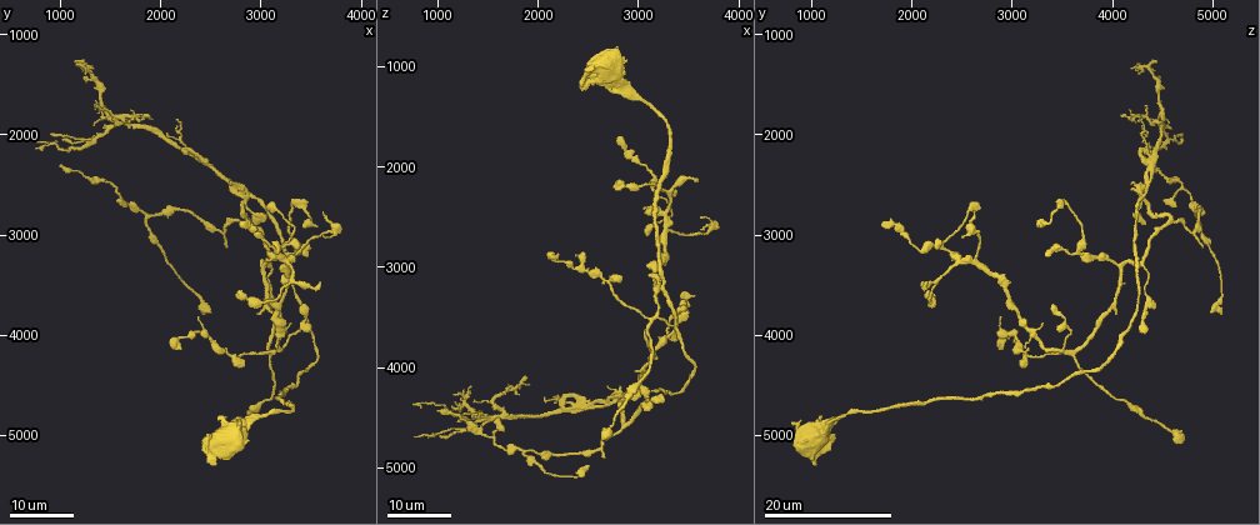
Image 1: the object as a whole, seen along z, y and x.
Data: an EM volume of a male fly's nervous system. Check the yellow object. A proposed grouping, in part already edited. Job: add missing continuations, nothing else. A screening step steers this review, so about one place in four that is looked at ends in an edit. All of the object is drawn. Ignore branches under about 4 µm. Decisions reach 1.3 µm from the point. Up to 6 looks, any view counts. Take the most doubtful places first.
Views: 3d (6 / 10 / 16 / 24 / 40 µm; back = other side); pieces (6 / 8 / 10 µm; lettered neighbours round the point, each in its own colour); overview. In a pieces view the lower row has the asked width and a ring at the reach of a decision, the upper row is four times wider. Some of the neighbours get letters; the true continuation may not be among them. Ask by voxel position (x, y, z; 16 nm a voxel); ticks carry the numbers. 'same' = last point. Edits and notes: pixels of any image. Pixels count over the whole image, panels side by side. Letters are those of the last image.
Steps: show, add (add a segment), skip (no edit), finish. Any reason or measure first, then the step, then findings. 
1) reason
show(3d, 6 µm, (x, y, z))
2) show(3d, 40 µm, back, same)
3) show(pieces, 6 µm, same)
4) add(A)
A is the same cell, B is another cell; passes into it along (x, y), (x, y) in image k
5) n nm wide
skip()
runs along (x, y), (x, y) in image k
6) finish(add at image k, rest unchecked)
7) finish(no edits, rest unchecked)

tapers out
show(3d, 24 µm, (2660, 3120, 4920))

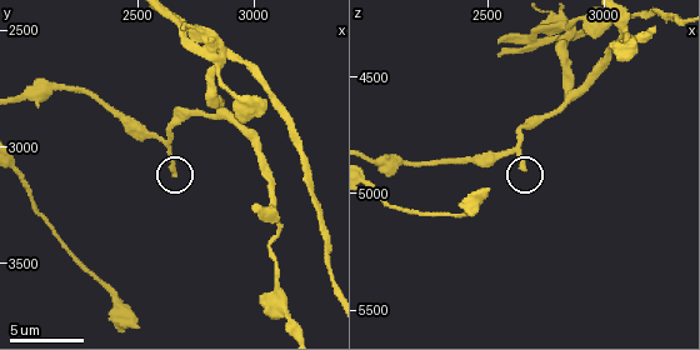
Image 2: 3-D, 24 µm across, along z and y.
show(pieces, 8 µm, (2650, 3130, 4910))

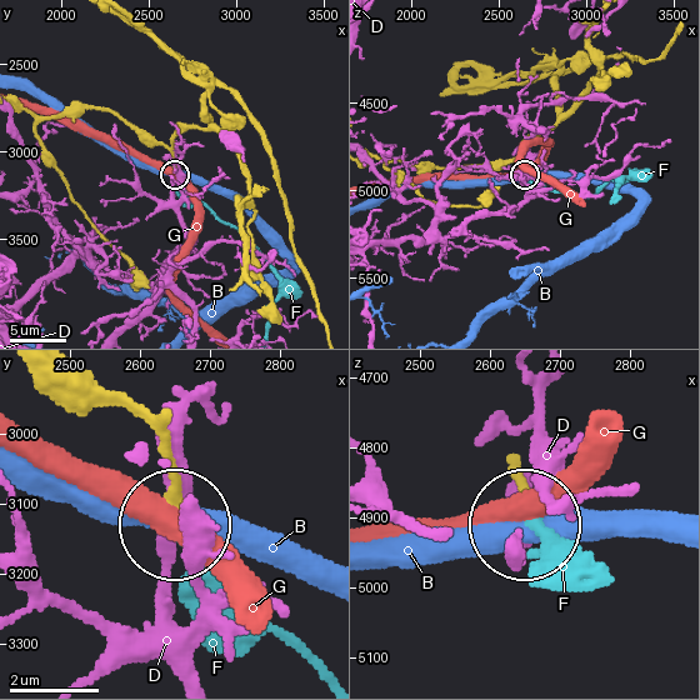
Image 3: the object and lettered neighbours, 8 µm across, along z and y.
add(F)
F is the same cell, B, D and G are other cells; passes into it along (516, 460), (528, 516), (605, 565) in image 3; the neuron continues

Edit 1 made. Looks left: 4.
show(overview)

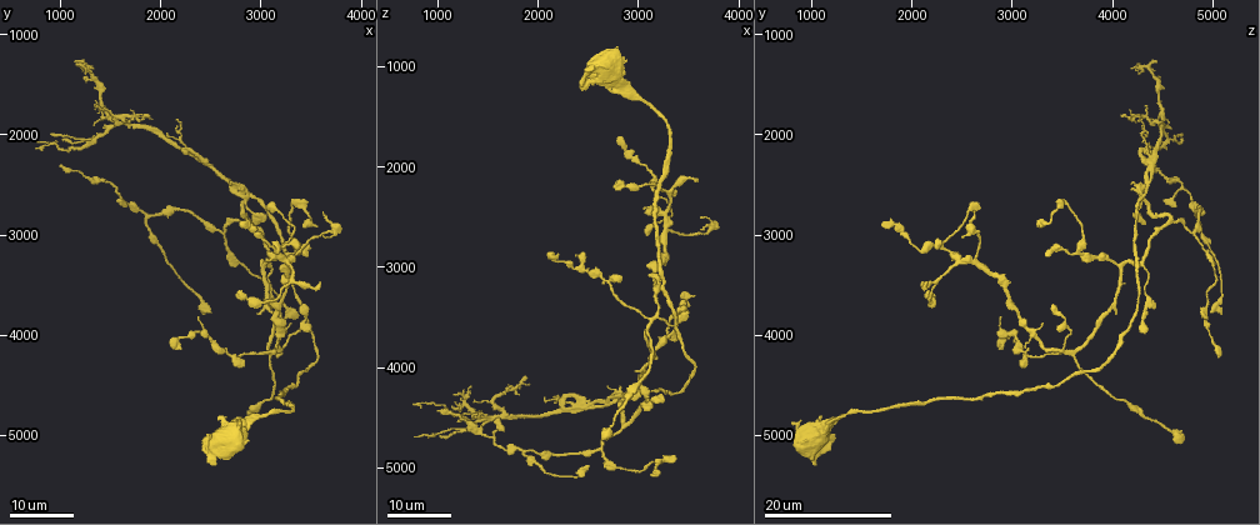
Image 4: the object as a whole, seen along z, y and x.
an open end
show(3d, 24 µm, (2940, 3780, 4040))

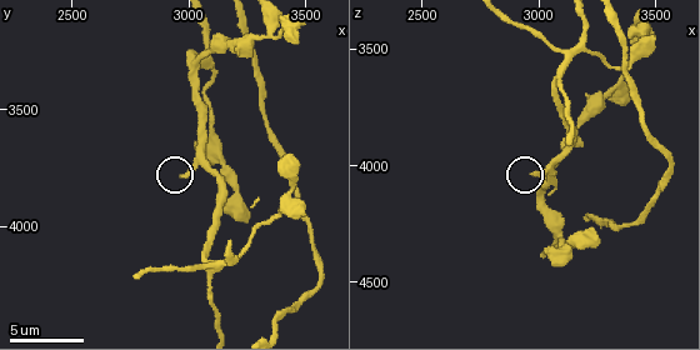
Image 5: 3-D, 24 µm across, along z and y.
see the neighbours
show(pieces, 6 µm, (2960, 3790, 4050))

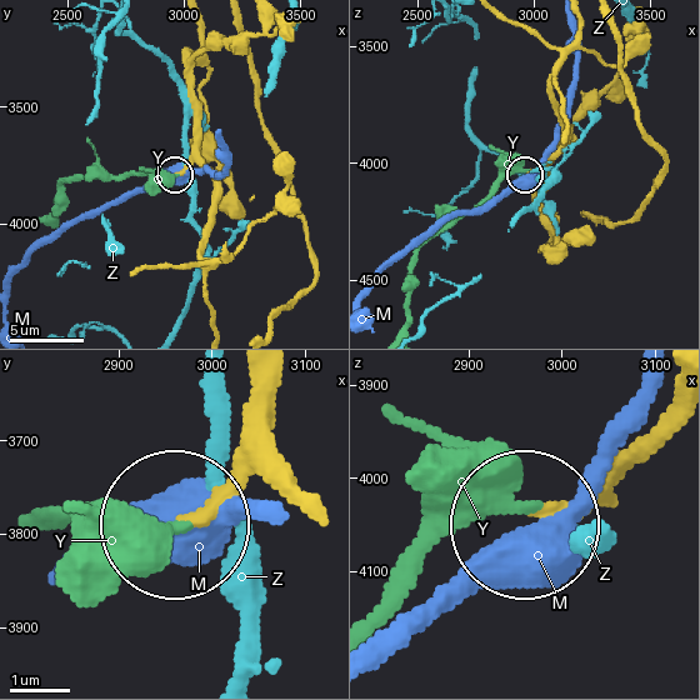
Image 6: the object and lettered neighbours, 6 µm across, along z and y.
add(Y)
Y is the same cell, M and Z are other cells; passes into it along (248, 371), (243, 461), (193, 516), (24, 521) in image 6; the neuron continues

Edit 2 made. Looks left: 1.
an open end
show(pieces, 6 µm, (2500, 3760, 5000))

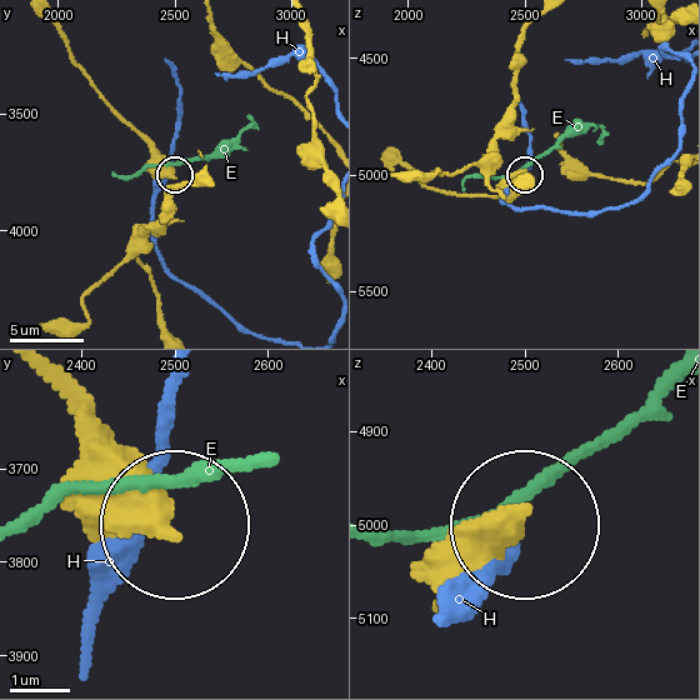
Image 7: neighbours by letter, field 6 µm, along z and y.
410 nm wide
skip()
E and H are other cells; runs along (50, 20), (95, 91), (171, 171) in image 7; none of them fits

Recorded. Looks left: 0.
finish(add at image 3, add at image 6, rest unchecked)

